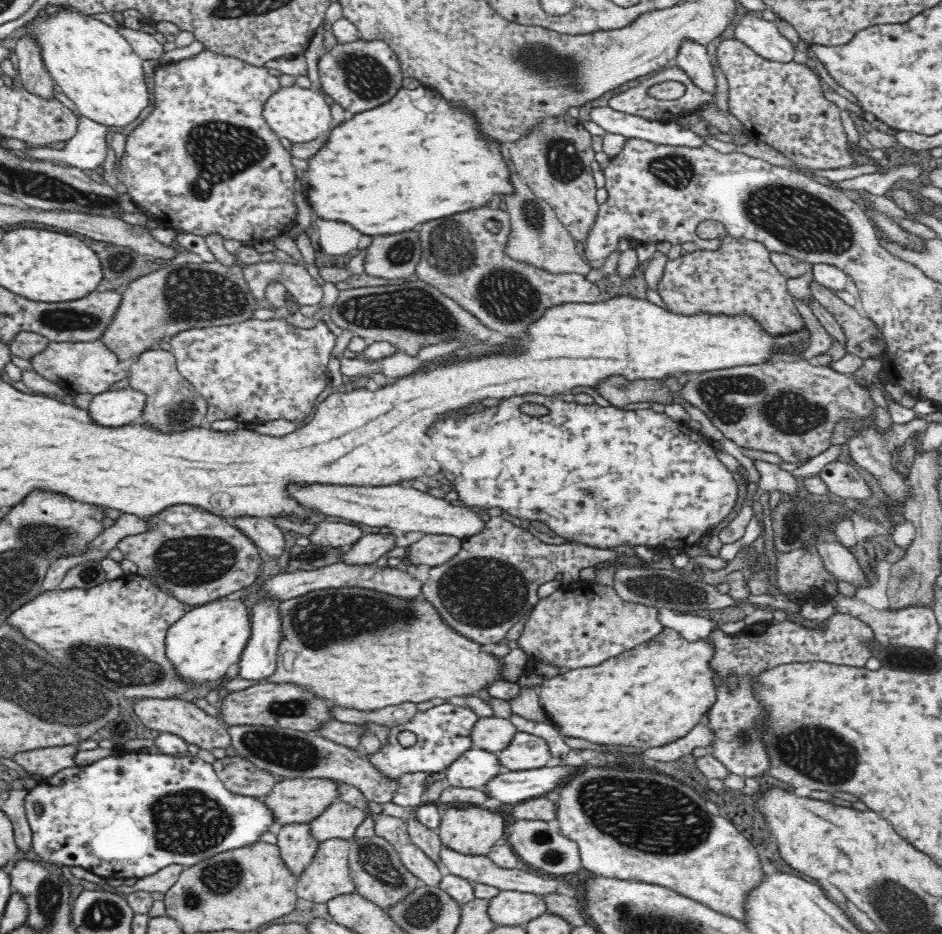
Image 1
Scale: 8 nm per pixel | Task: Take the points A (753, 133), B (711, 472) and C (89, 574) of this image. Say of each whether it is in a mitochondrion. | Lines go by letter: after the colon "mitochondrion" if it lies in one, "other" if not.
A: other
B: other
C: mitochondrion

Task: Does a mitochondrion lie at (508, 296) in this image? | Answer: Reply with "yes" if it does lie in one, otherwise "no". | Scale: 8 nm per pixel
yes

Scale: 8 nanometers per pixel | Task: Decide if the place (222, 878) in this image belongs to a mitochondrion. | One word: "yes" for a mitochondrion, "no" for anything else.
yes

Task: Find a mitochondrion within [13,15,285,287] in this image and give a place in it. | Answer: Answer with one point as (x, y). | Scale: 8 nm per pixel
(220, 149)

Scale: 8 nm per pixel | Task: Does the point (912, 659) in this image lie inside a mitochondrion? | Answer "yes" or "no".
yes

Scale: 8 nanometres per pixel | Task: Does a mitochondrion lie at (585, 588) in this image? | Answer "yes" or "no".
no

